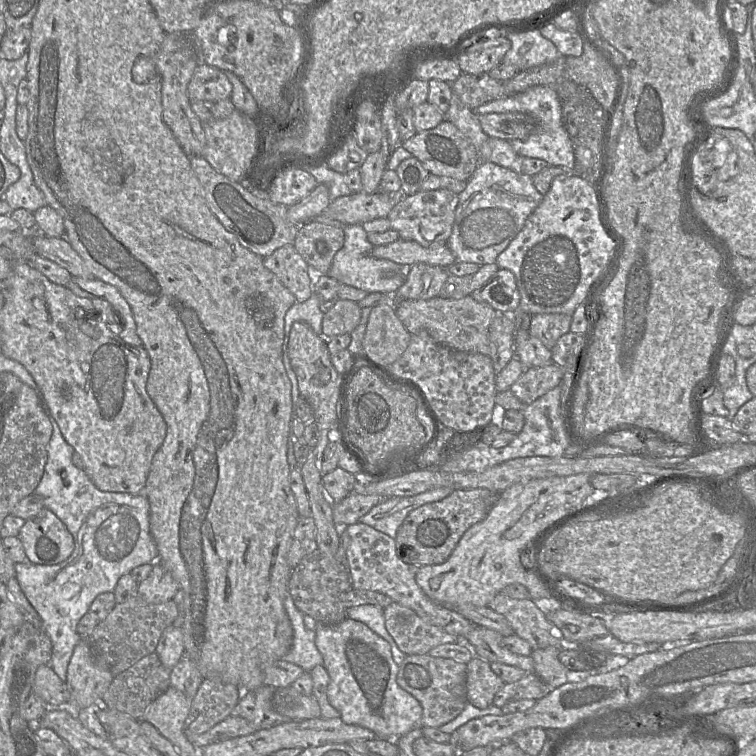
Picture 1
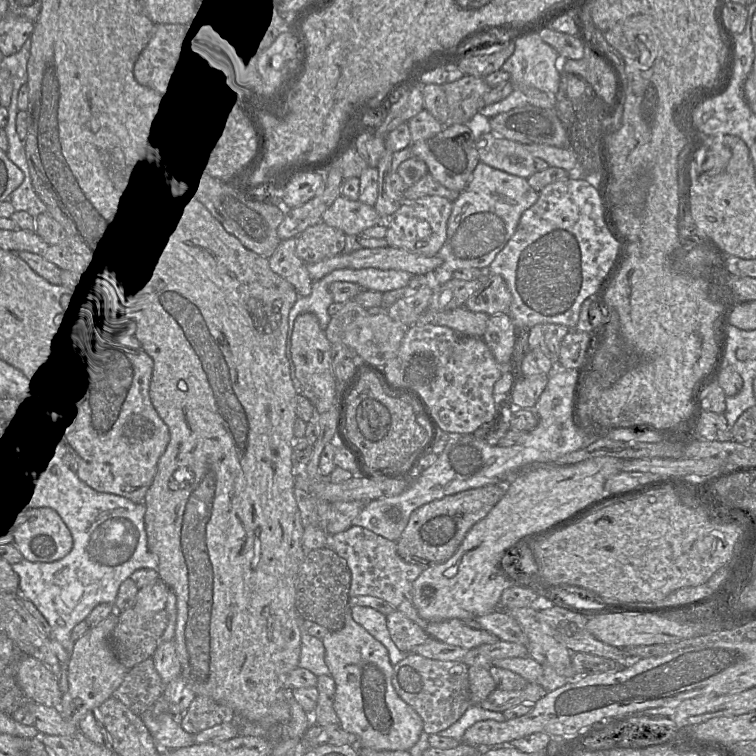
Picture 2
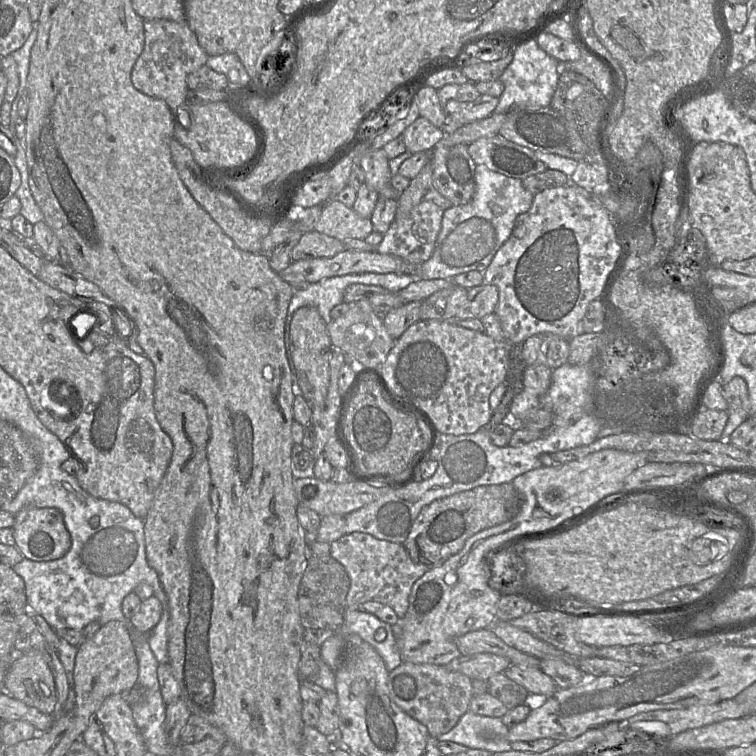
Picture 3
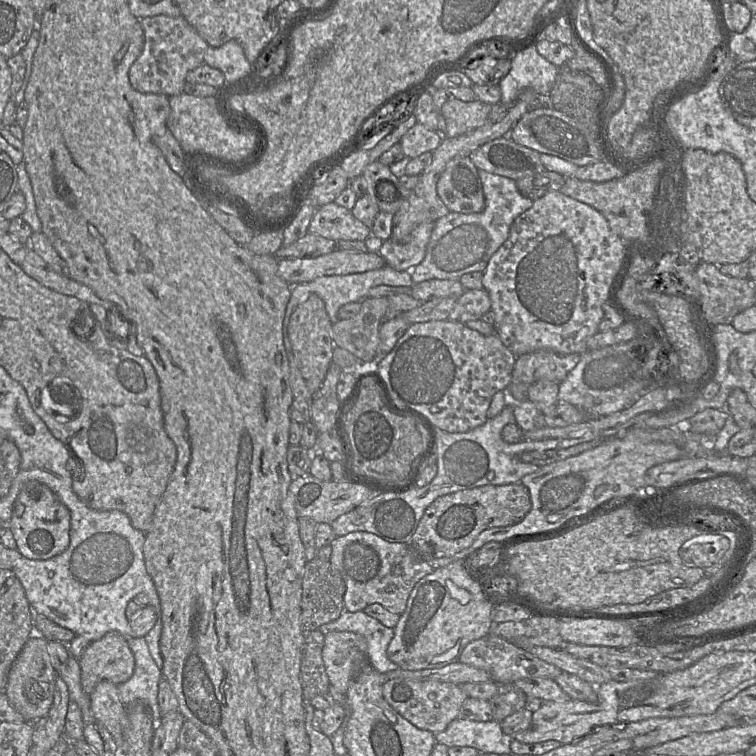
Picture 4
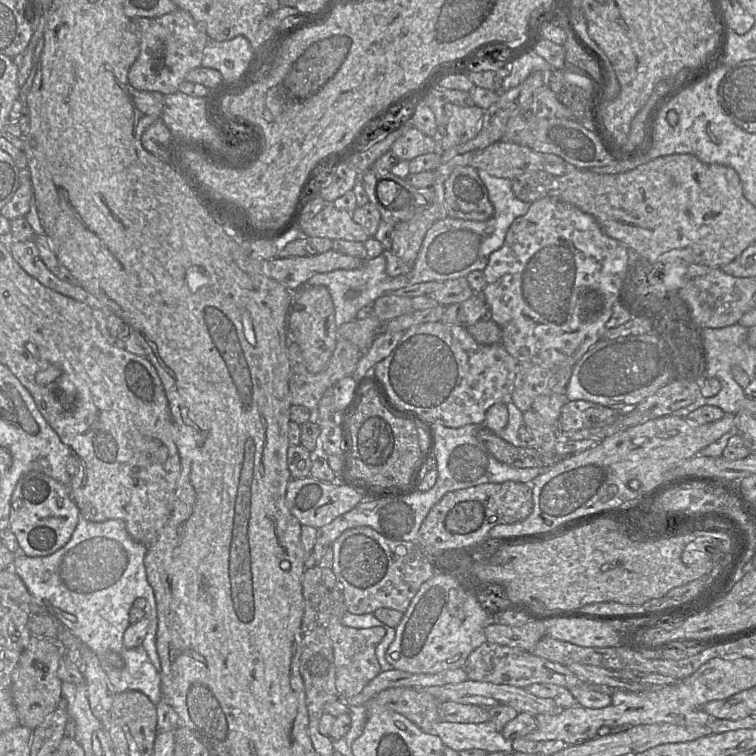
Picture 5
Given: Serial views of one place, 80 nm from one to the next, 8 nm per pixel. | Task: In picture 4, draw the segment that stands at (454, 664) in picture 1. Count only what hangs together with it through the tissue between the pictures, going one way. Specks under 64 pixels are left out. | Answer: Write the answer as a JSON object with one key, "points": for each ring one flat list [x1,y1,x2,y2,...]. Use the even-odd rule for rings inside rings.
{"points":[[389,679,383,686,385,700,405,719,419,729,432,733,444,731,448,725,458,718,467,694,458,684,436,680,416,681]]}

